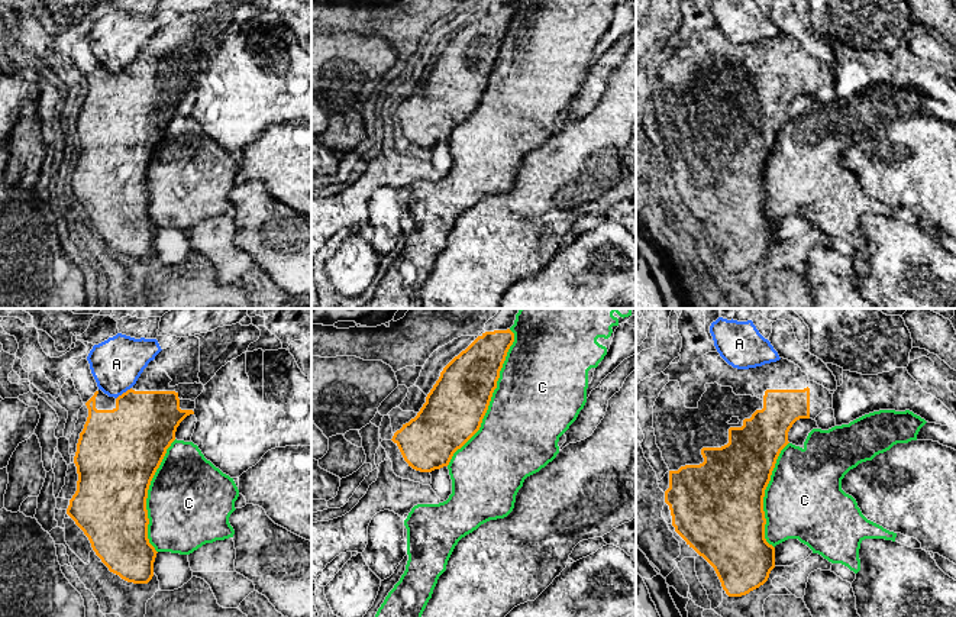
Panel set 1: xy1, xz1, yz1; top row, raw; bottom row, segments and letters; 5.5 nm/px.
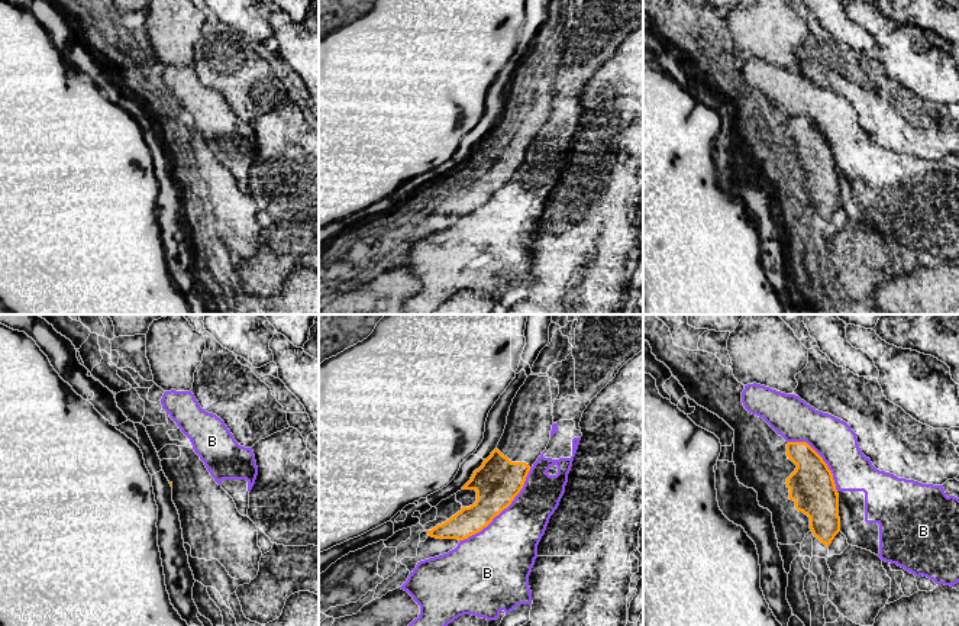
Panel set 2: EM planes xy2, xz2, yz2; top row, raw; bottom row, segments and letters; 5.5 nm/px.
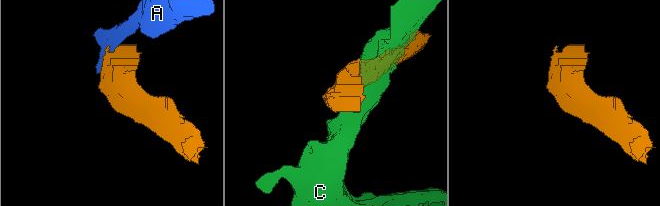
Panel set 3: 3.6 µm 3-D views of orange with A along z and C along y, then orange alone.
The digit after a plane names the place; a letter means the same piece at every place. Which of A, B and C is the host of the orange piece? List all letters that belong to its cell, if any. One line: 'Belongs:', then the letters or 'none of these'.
Belongs: none of these

